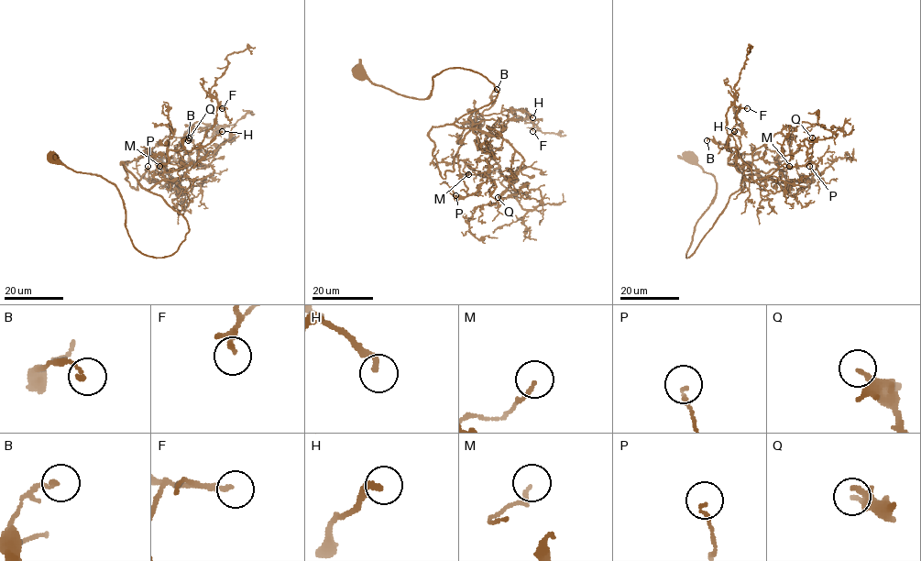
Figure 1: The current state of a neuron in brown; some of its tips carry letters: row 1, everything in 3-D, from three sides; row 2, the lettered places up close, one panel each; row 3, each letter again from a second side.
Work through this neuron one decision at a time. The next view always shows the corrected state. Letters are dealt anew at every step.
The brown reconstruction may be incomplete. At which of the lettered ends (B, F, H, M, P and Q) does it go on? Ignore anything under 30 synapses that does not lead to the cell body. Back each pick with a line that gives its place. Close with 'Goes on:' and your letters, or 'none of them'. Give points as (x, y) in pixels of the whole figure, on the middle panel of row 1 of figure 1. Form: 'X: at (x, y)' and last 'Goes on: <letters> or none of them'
Goes on: none of them

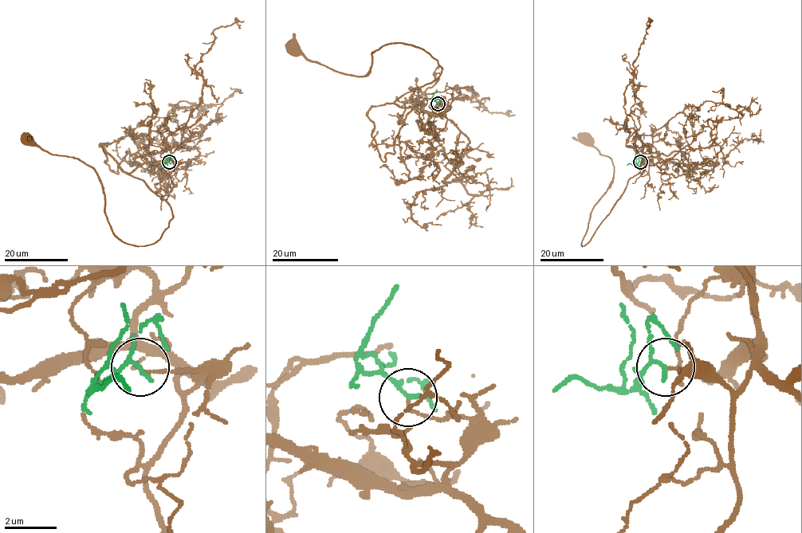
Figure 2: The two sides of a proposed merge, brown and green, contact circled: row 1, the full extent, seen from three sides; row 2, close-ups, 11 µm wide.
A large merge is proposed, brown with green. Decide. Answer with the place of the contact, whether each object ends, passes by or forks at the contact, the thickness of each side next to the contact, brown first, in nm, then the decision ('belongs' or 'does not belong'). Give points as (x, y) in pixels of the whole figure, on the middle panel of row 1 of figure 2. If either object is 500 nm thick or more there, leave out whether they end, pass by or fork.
place (438, 103); brown ends; green passes by; calibres 100 and 140 nm; does not belong

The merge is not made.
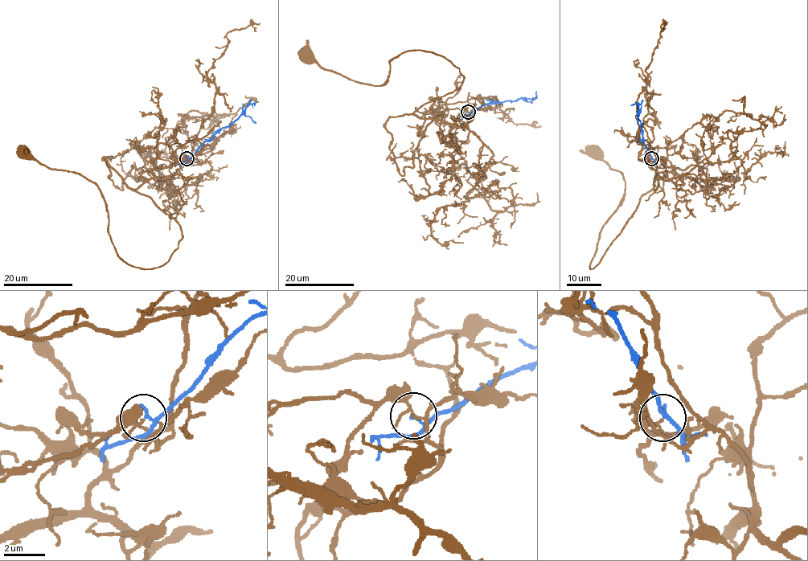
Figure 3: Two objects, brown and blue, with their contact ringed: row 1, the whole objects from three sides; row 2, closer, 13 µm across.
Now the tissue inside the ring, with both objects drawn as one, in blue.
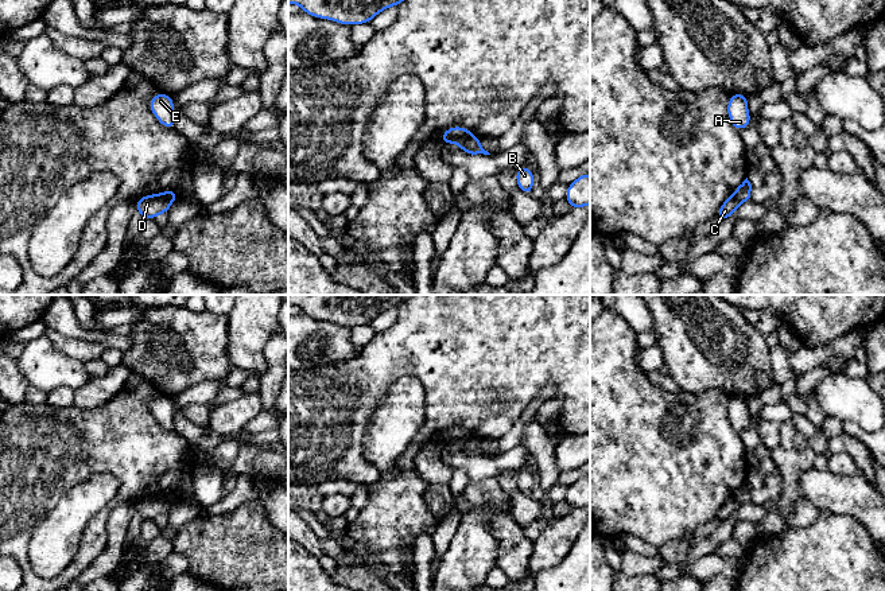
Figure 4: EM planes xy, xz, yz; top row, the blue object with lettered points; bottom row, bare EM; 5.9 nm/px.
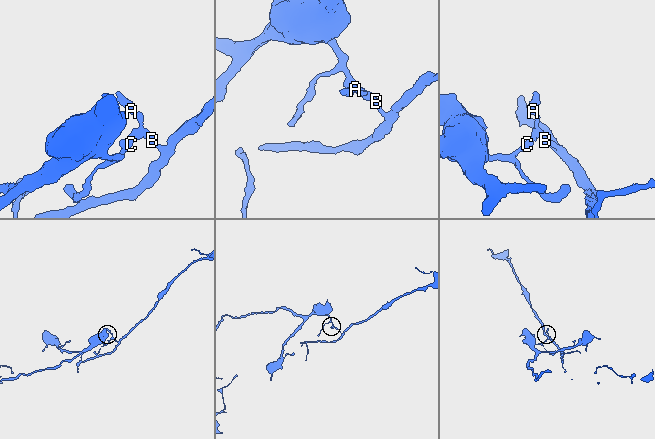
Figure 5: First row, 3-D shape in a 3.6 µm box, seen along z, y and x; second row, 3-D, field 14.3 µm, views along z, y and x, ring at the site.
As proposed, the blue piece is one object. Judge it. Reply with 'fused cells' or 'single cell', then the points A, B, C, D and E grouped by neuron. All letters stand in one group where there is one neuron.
fused cells | A B E / C D

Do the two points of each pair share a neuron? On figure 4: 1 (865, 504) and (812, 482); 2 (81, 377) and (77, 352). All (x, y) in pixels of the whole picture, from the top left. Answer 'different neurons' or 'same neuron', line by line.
1: same neuron
2: different neurons

